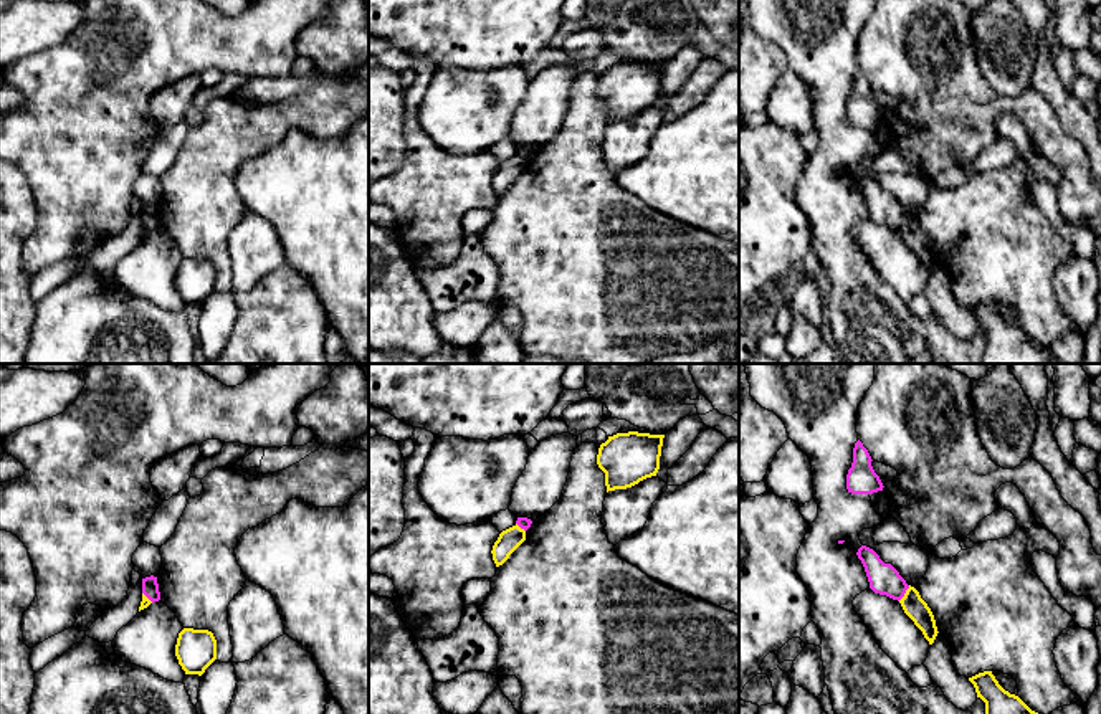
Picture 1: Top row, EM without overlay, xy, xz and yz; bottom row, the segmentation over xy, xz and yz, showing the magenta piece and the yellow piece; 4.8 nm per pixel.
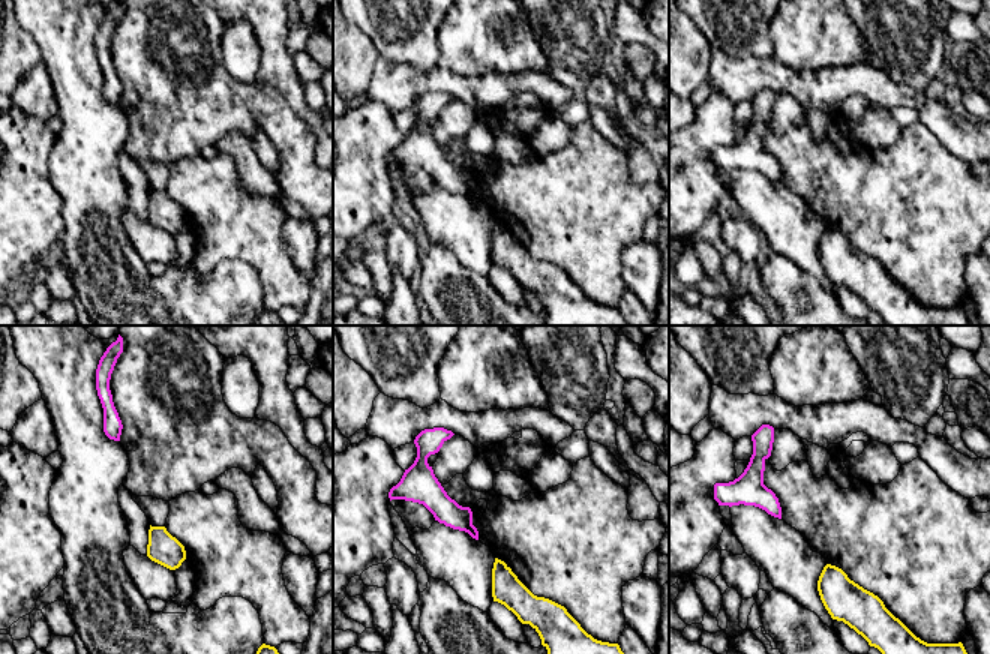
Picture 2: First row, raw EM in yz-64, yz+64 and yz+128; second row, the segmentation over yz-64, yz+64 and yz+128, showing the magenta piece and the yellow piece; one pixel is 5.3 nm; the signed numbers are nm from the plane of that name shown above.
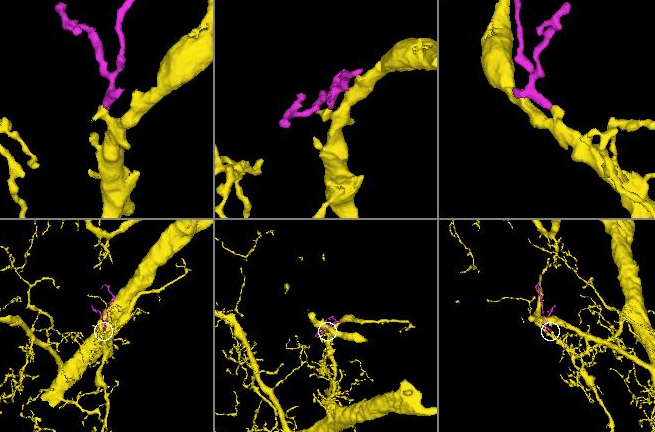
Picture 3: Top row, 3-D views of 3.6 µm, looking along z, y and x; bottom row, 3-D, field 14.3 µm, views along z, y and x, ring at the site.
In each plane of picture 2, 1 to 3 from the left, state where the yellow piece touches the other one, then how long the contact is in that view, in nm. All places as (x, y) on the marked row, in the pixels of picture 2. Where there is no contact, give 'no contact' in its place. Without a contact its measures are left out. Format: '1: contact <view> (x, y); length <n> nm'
1: no contact
2: no contact
3: no contact

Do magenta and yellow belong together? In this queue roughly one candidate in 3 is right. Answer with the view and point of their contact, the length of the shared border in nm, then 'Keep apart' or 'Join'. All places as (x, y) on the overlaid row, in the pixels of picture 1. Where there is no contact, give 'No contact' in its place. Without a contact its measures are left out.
Touches magenta at yz (905, 592). Shared border 100 nm. Join

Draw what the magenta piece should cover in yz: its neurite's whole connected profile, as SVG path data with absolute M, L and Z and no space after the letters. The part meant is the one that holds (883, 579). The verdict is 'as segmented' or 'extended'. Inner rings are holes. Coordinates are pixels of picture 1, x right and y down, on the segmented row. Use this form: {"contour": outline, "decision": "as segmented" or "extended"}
{"contour": "M861 545L856 555L865 567L870 588L875 593L898 600L904 613L922 631L929 645L932 645L939 631L934 615L919 592L908 585L899 572L891 564L884 564L873 549Z", "decision": "extended"}

